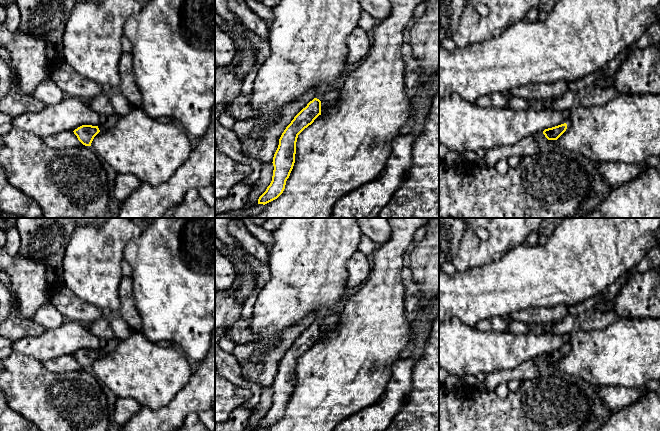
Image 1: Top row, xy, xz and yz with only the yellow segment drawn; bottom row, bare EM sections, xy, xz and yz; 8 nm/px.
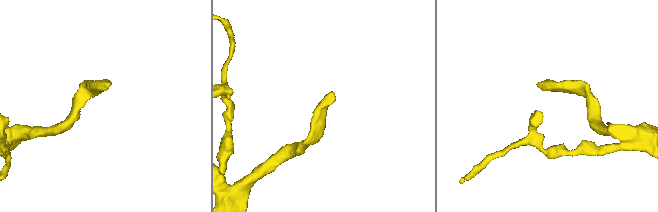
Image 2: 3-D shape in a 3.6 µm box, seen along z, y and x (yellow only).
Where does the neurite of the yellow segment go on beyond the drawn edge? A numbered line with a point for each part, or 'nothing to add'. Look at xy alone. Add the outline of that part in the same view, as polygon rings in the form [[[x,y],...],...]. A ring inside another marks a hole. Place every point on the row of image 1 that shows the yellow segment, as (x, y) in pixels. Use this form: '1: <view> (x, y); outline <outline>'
1: xy (106, 122); outline [[[117,114],[100,115],[99,123],[98,123],[99,130],[100,131],[108,131],[108,130],[112,129],[116,125],[119,117],[120,116]]]

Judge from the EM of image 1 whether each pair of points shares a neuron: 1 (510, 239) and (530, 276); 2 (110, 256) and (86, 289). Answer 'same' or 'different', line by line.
1: different
2: same

